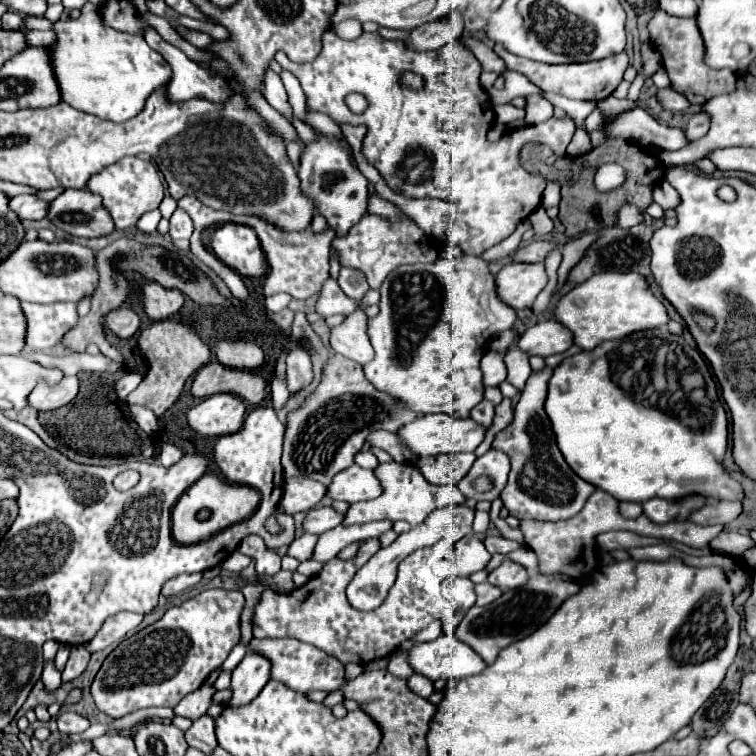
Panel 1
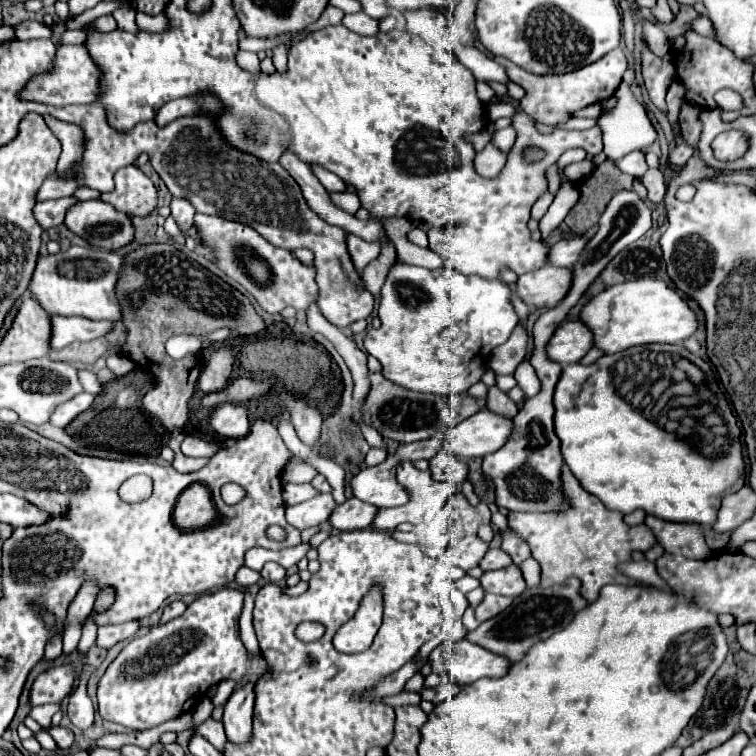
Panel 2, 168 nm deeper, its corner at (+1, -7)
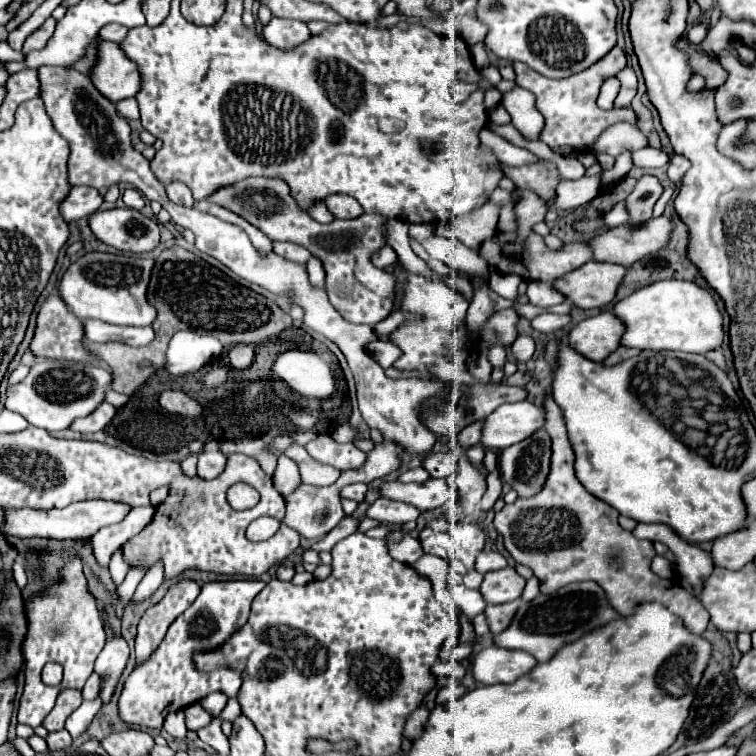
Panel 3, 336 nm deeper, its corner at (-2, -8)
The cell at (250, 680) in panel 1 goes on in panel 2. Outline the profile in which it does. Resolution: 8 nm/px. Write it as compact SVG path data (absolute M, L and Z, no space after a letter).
M249 682L245 688L233 692L233 696L225 704L223 714L223 726L227 740L233 744L247 744L251 740L251 718L253 718L253 682Z

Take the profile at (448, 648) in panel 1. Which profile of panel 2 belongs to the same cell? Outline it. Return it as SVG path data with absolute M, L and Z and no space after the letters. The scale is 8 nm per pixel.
M469 640L439 644L431 652L429 662L433 666L433 672L437 674L441 674L443 670L449 670L453 680L461 686L471 684L485 676L489 678L505 676L511 666L507 658L501 658Z

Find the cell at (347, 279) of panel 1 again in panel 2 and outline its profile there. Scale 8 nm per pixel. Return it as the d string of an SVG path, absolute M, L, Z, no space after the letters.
M349 234L347 236L347 246L349 246L349 254L353 258L353 264L359 272L363 272L363 268L375 260L379 256L379 244L371 244L371 242L365 242L365 240L359 240L357 236Z

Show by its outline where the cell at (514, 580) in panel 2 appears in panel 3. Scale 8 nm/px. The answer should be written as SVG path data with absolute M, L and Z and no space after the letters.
M506 567L502 571L490 571L484 575L480 593L484 595L488 605L498 605L498 603L520 599L524 585L526 585L526 579L518 575L512 567Z

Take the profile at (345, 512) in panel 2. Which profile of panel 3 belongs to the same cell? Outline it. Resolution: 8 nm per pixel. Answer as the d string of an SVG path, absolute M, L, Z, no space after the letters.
M376 499L368 509L366 517L380 521L382 525L388 527L400 527L412 519L418 519L420 511L414 509L412 505L400 503L400 501L386 501L386 499Z

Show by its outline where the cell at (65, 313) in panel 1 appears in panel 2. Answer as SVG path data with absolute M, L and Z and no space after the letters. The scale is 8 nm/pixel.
M53 316L53 336L51 348L59 350L71 342L87 342L109 334L115 324L113 322L95 322L83 316Z

